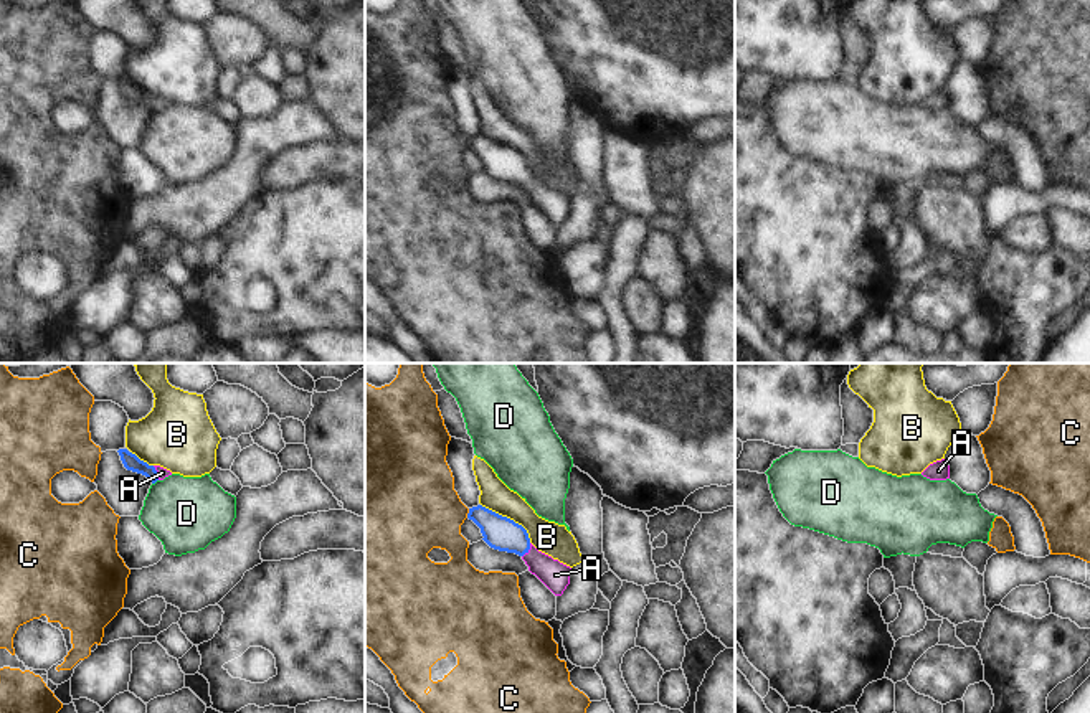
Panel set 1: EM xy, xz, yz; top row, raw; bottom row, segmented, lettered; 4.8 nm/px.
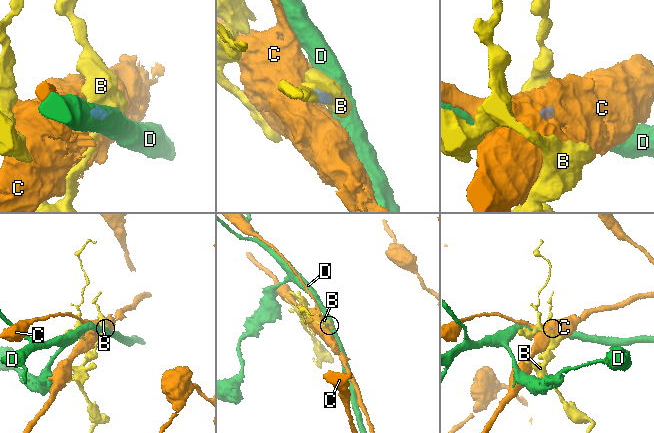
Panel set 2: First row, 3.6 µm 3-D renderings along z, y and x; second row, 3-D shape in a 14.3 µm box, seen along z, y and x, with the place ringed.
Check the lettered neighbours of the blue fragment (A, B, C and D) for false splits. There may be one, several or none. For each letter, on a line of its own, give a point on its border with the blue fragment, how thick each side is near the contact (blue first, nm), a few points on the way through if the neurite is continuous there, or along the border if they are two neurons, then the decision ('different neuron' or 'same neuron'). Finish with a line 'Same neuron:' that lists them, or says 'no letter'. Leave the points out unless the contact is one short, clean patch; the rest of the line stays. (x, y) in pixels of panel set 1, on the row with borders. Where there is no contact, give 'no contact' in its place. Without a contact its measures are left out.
A: contact xz (529, 548); calibres 160 and 140 nm; way xz (502, 533), (529, 548), (555, 575); same neuron
B: contact xz (509, 519); calibres 160 and 160 nm; border xz (481, 504), (517, 522), (530, 542); different neuron
C: contact xz (468, 514); calibres 160 and 420 nm; border xz (469, 509), (466, 517); different neuron
D: contact xy (154, 482); calibres 80 and 360 nm; border xy (157, 479), (152, 484); different neuron
Same neuron: A

